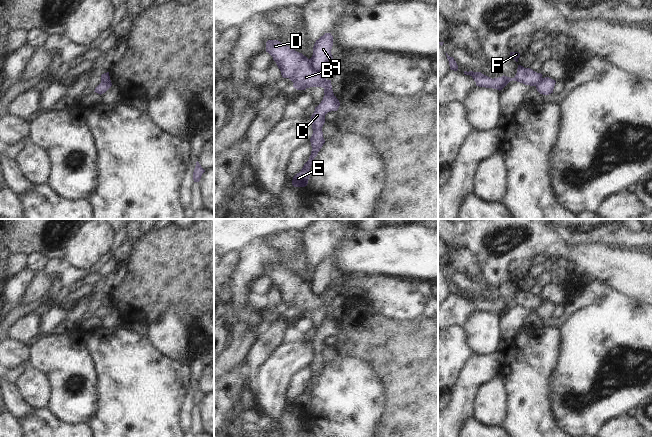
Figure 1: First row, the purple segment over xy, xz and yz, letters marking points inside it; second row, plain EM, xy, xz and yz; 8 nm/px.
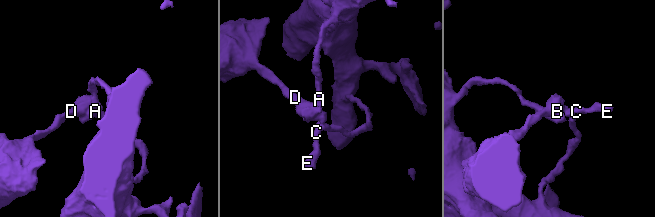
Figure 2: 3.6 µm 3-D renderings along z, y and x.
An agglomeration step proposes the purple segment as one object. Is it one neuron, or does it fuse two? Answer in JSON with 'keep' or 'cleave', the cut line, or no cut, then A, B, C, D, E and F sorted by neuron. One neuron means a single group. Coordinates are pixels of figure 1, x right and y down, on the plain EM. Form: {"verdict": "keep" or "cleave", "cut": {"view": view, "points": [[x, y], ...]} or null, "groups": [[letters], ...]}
{"verdict": "cleave", "cut": {"view": "xz", "points": [[308, 283], [309, 289], [320, 295]]}, "groups": [["A", "C", "E"], ["B", "D", "F"]]}

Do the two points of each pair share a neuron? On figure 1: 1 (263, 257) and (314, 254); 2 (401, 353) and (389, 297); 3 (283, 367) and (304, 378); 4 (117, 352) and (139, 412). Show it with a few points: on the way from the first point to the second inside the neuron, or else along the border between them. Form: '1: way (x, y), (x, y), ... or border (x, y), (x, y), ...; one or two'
1: border (301, 240), (304, 246), (307, 270); two
2: border (372, 311), (394, 320), (412, 320), (417, 317); two
3: border (309, 363), (303, 366), (291, 378), (286, 396); two
4: way (128, 367), (138, 387), (138, 397); one

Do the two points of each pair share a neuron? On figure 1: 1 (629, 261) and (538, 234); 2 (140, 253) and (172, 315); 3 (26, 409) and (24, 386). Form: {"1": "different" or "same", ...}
{"1": "same", "2": "different", "3": "different"}

